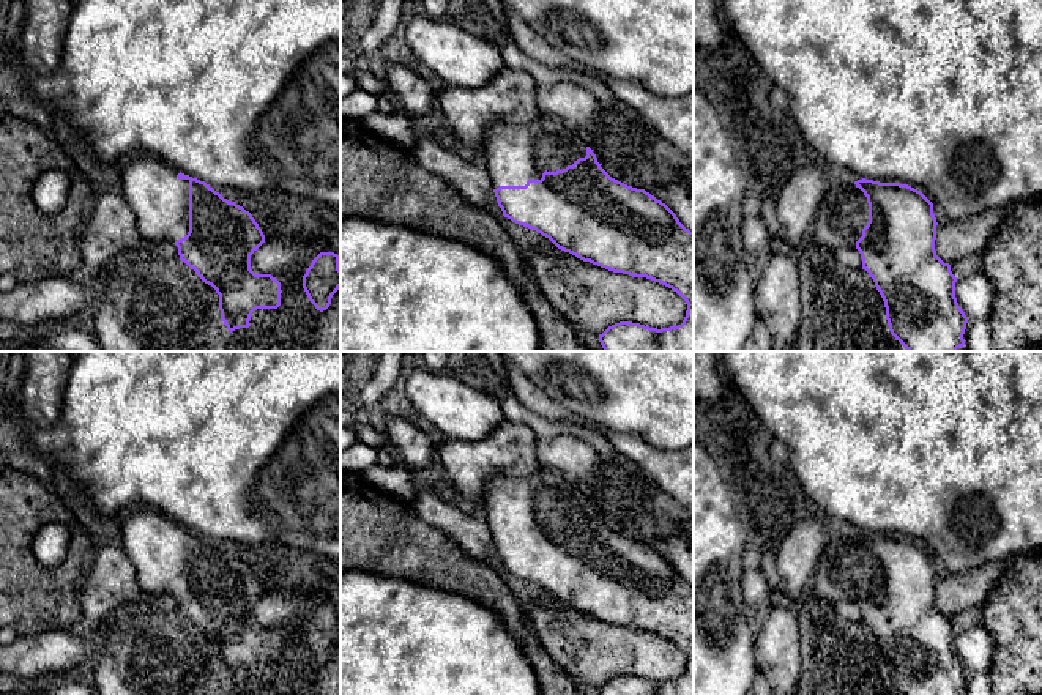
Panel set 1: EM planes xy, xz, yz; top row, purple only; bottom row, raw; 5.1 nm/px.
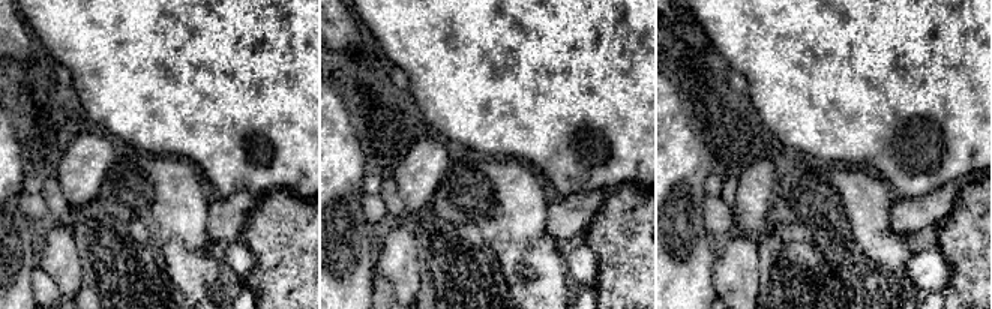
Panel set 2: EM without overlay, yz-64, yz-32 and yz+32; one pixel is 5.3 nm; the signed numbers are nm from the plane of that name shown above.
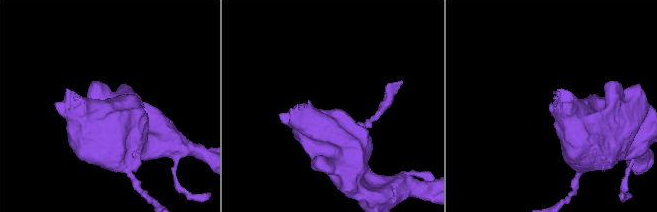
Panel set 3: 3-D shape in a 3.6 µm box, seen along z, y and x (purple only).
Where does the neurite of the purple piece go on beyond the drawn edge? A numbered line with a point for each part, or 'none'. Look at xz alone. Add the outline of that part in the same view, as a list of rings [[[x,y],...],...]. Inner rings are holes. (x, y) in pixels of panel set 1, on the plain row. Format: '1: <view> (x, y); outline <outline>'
1: xz (513, 508); outline [[[542,470],[527,478],[495,478],[479,504],[497,542],[525,539],[545,523],[563,523],[585,511],[586,500],[577,481]]]

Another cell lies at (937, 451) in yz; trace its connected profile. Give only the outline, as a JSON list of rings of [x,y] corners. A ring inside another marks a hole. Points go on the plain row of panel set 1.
[[[722,351],[722,358],[765,427],[787,446],[806,495],[831,523],[908,537],[940,559],[946,572],[1042,555],[1042,351]]]

